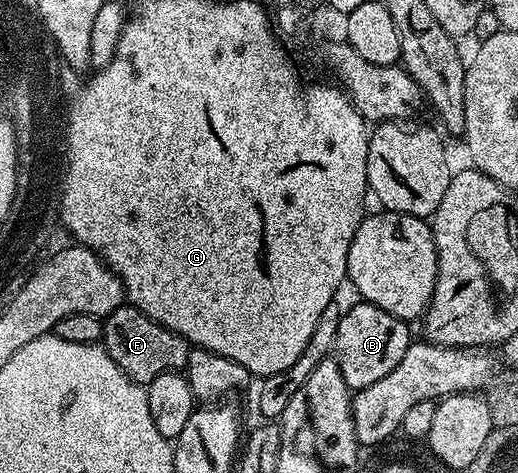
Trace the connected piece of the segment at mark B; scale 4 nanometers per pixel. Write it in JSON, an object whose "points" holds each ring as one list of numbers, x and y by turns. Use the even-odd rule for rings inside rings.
{"points":[[363,301,341,314,334,358,342,369,342,381,346,381,349,392,355,393,366,389,366,385,374,385,374,381,386,377,386,373,402,361,402,353,406,353,410,342,408,327,405,320,386,313,386,309,378,309,378,305]]}

